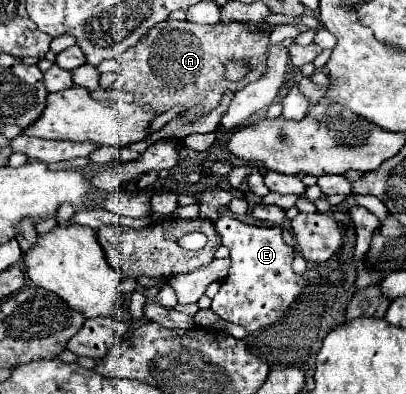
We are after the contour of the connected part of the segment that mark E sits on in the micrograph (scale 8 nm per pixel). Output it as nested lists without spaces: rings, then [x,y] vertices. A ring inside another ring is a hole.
[[[225,215],[215,221],[215,229],[221,235],[223,245],[231,251],[231,267],[219,293],[213,297],[211,309],[221,319],[237,323],[251,333],[273,325],[285,315],[305,287],[305,279],[291,269],[295,257],[293,247],[283,241],[279,227],[255,227]]]

